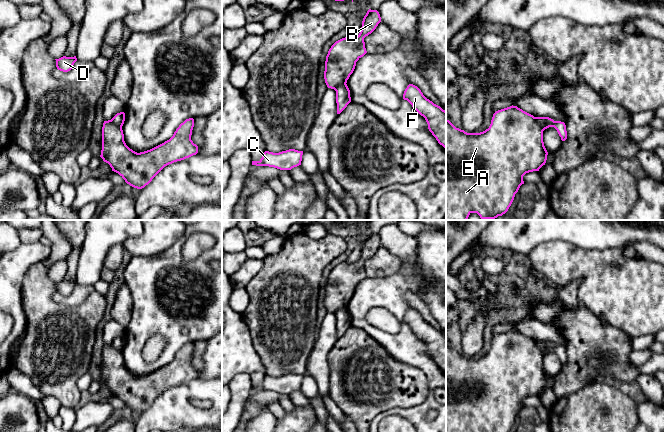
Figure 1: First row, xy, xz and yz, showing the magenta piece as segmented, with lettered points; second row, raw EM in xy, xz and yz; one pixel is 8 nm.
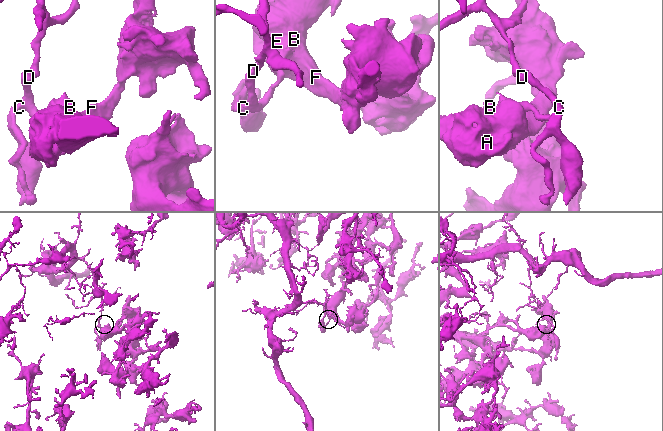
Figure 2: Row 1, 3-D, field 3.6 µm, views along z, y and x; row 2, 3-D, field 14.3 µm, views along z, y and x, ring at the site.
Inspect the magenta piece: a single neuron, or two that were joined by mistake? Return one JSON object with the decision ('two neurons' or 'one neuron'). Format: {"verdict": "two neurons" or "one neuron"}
{"verdict": "two neurons"}

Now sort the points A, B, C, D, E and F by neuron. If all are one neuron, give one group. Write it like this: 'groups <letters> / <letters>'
groups A B E F / C D

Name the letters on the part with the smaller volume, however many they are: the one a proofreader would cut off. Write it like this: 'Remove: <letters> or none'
Remove: C, D

